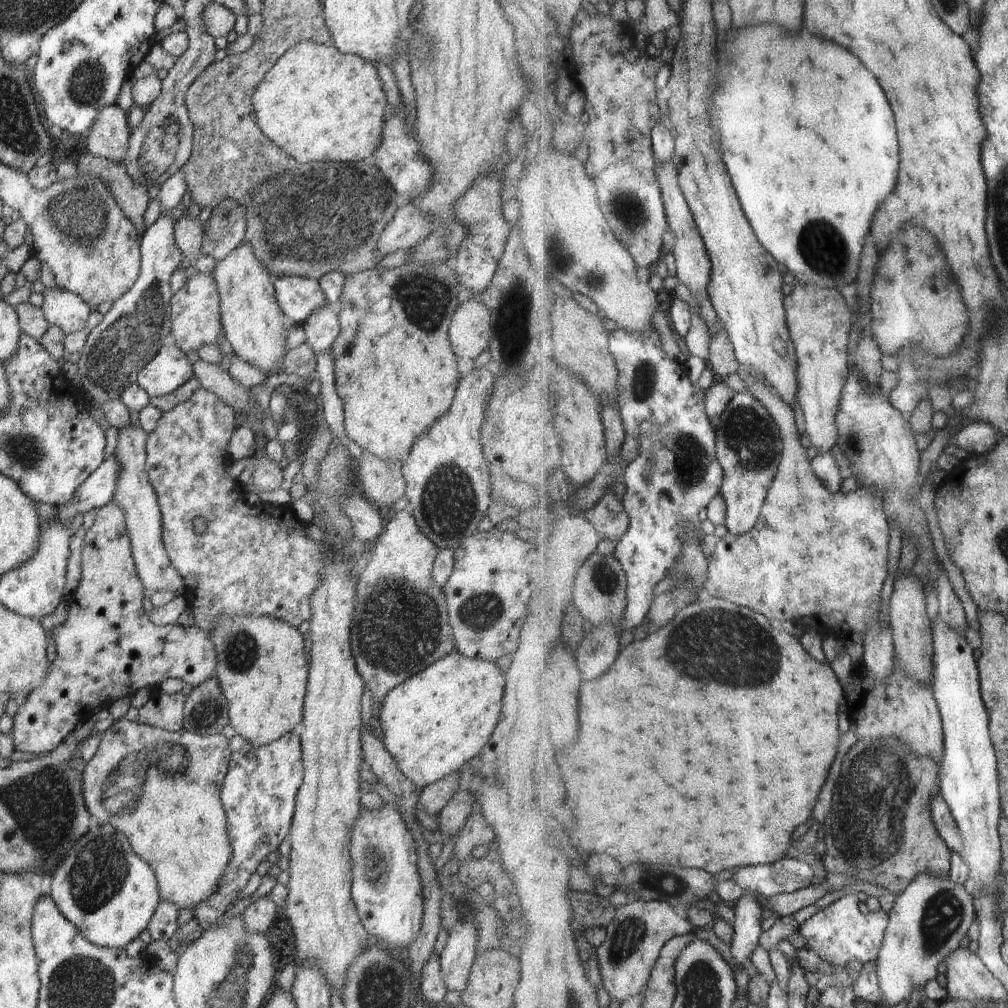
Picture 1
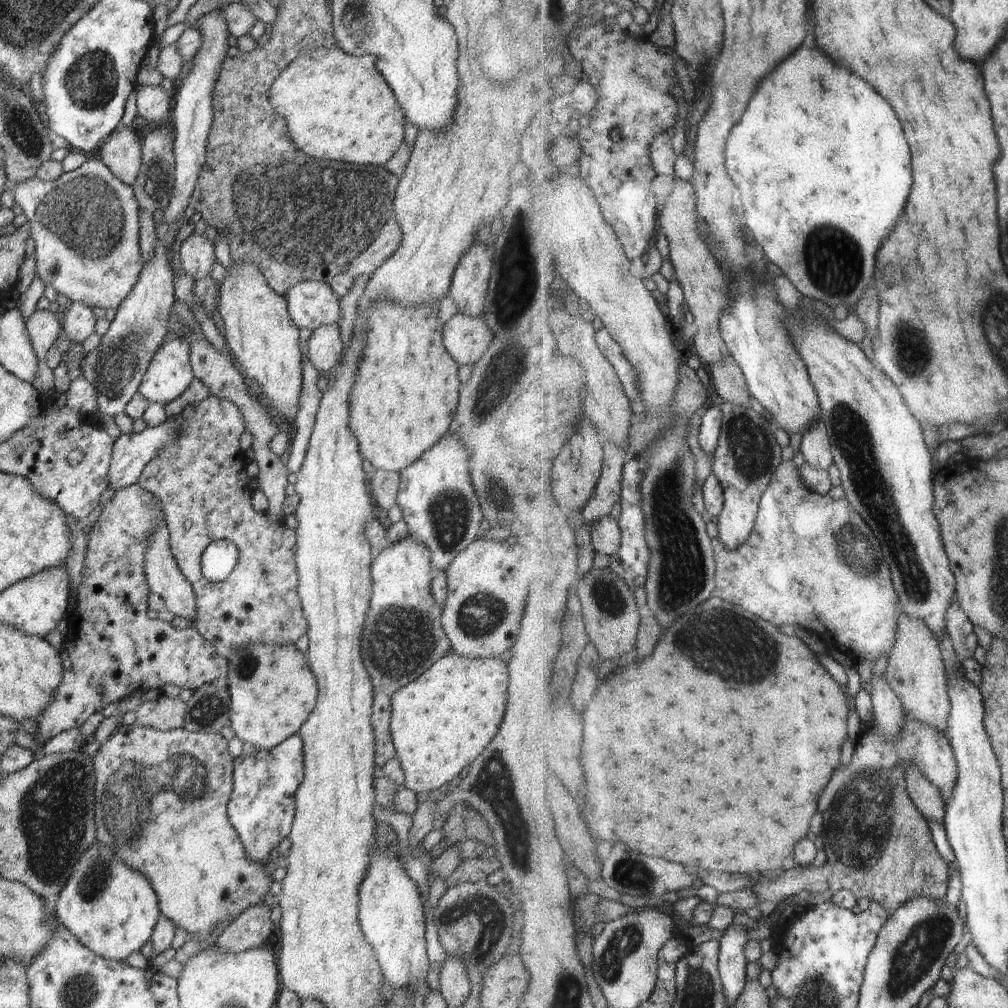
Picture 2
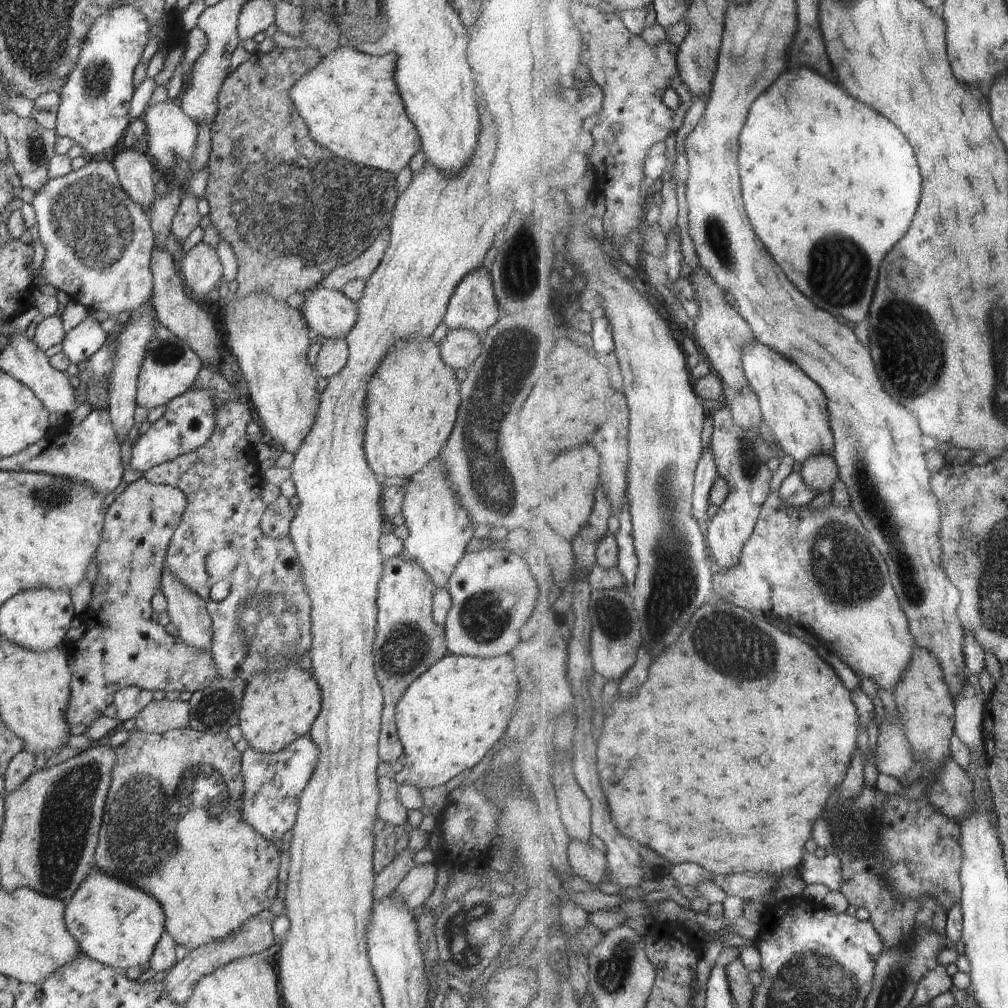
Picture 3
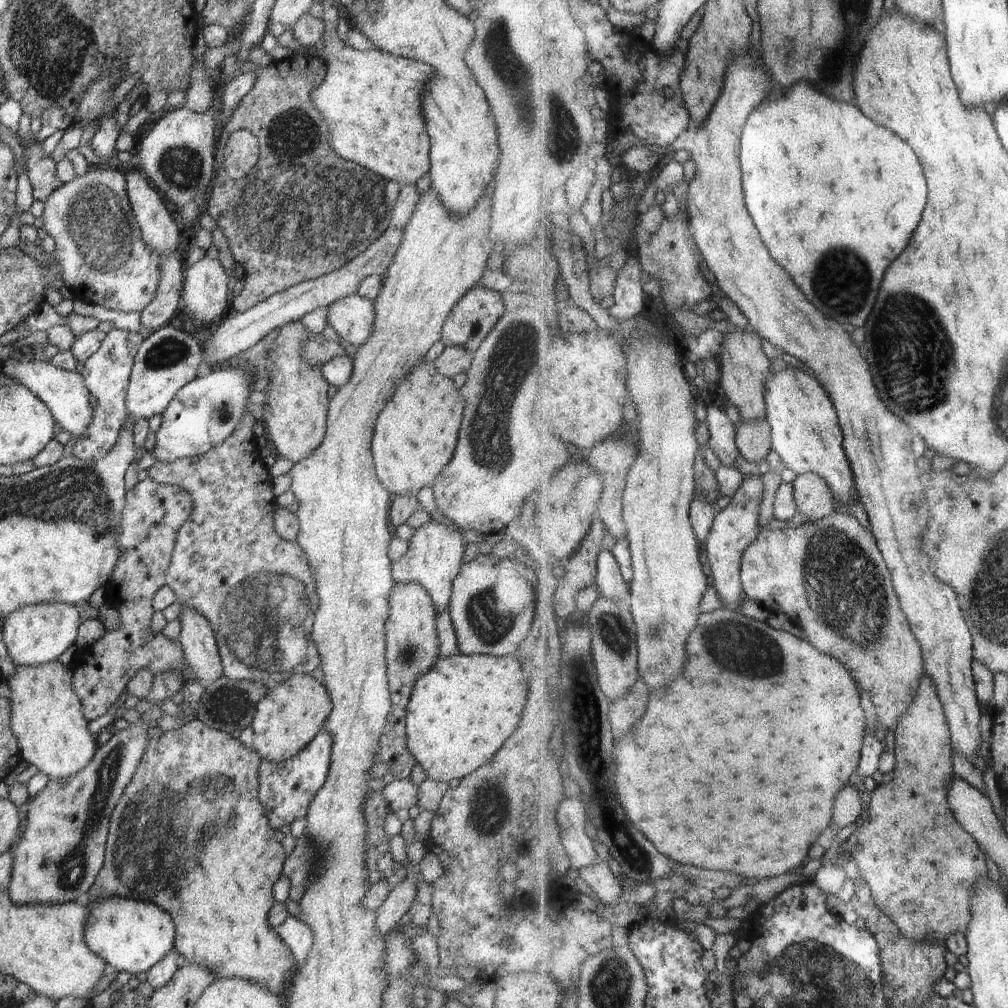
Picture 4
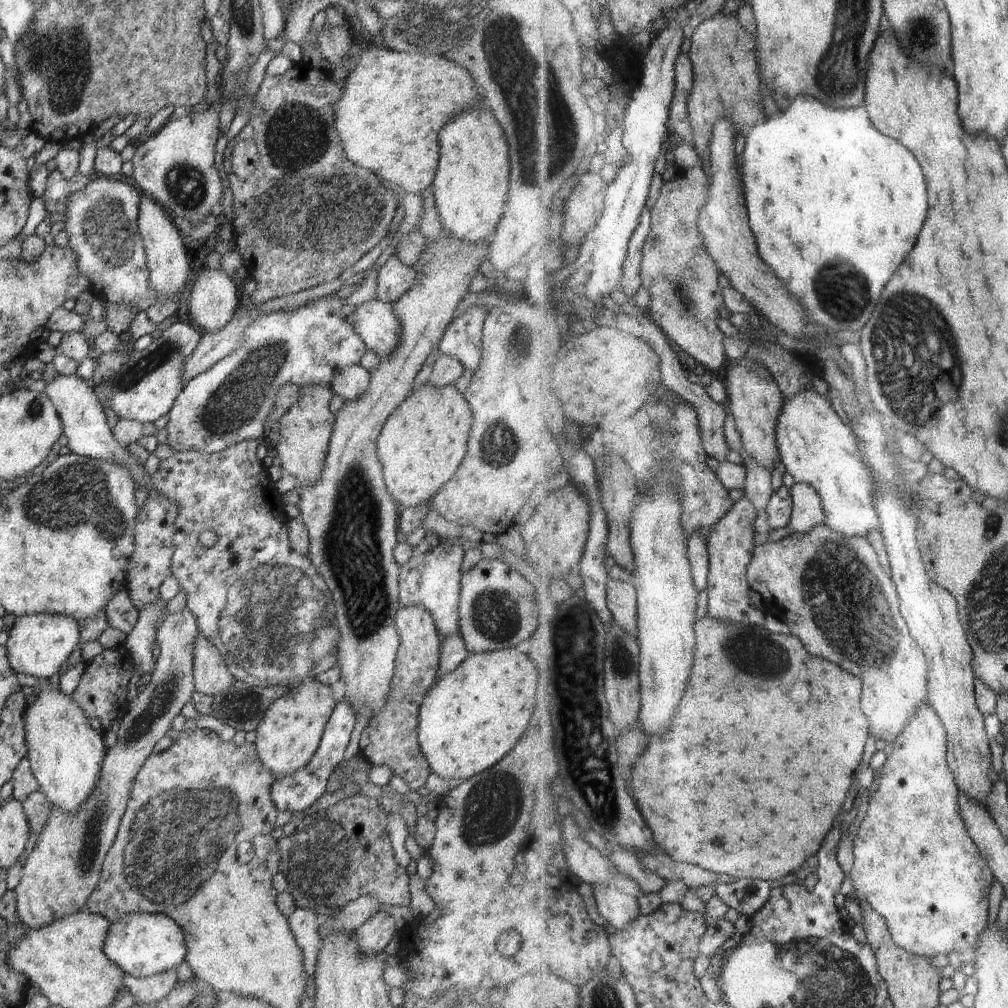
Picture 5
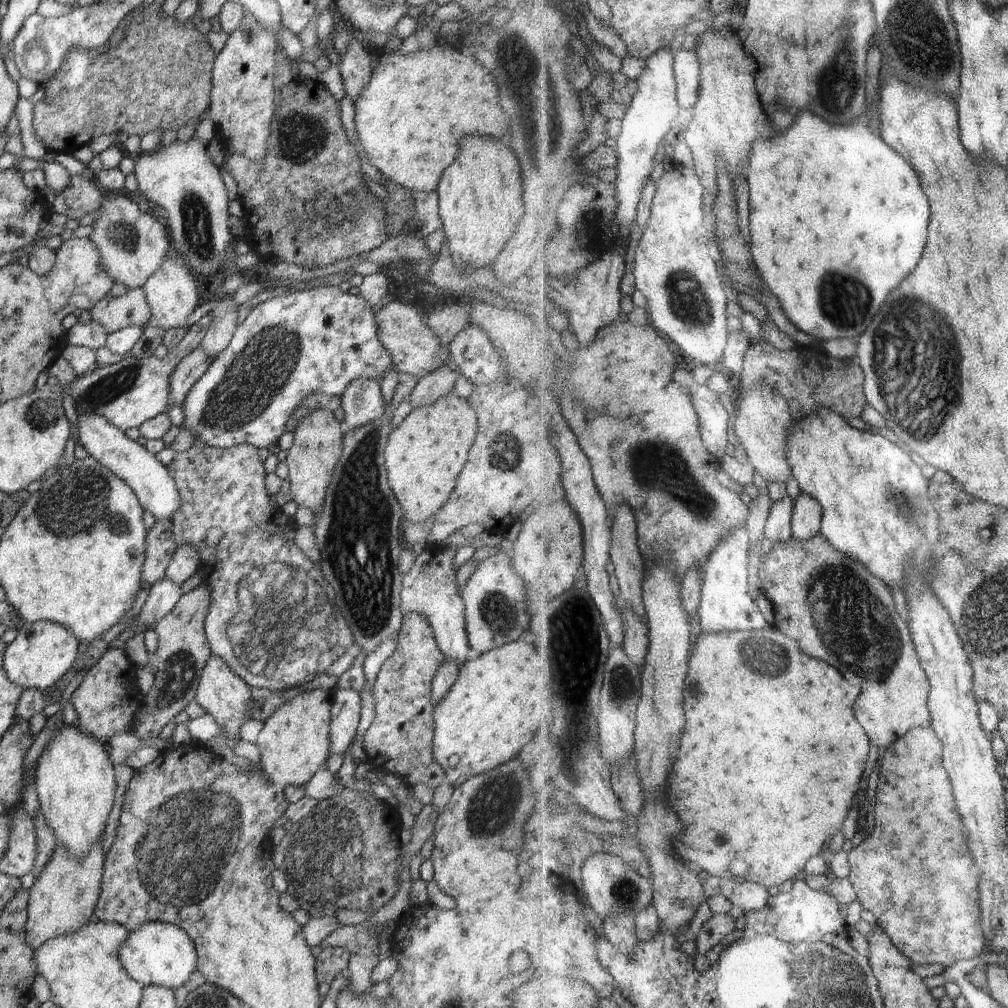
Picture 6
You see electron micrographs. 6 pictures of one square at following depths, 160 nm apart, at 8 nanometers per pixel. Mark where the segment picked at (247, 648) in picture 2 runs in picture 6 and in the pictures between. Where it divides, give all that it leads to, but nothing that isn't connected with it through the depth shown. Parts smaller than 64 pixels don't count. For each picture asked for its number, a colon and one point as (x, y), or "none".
3: (277, 707)
4: (290, 716)
5: (289, 732)
6: (294, 744)

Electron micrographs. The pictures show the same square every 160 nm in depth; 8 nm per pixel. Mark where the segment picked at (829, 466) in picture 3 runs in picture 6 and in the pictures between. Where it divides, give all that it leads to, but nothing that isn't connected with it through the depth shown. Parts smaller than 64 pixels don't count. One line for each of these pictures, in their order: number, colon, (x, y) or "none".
4: (815, 498)
5: (808, 512)
6: (808, 519)

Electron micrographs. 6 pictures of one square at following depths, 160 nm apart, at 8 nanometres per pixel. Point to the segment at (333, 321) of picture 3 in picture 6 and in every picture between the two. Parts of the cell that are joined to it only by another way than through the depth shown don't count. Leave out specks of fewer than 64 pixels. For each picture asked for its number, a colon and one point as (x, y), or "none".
4: (353, 317)
5: (374, 321)
6: (415, 349)

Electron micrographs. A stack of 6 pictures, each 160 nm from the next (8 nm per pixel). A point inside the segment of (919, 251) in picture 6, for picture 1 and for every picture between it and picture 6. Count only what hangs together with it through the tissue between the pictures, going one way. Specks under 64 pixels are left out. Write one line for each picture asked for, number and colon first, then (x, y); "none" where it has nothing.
1: (809, 136)
2: (822, 167)
3: (832, 186)
4: (827, 186)
5: (838, 205)

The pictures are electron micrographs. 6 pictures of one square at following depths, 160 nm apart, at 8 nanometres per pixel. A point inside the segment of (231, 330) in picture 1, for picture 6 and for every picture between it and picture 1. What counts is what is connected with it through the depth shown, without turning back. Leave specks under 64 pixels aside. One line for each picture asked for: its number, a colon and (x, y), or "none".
2: (263, 339)
3: (270, 340)
4: (296, 407)
5: (305, 429)
6: (318, 438)

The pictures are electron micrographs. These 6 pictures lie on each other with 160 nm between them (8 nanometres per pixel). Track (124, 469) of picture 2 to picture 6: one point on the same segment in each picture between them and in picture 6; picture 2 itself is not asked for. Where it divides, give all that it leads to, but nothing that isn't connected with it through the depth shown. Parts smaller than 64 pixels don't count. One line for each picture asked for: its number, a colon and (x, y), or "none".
3: (188, 421)
4: (206, 411)
5: (229, 403)
6: (303, 342)

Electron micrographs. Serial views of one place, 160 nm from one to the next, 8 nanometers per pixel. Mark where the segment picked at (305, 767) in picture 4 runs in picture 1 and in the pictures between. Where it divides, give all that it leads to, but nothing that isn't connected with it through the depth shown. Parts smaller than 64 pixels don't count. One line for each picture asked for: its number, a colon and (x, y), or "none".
1: (258, 796)
2: (261, 808)
3: (272, 782)

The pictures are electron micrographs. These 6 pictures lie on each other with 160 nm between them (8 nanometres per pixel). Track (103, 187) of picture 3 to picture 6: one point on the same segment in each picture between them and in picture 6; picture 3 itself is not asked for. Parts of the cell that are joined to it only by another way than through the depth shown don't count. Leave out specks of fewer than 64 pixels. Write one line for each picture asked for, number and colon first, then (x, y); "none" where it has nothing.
4: (103, 260)
5: (101, 219)
6: (132, 244)

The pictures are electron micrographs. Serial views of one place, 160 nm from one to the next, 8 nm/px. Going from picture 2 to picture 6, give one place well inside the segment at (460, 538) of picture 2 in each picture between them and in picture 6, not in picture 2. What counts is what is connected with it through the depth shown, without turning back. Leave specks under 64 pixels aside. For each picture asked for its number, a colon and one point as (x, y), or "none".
3: (439, 527)
4: (434, 557)
5: (432, 577)
6: (430, 589)

